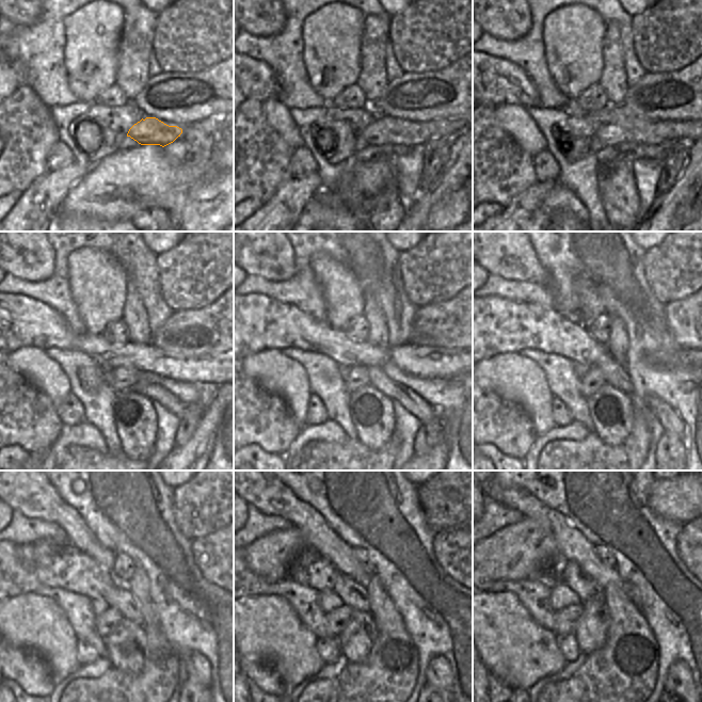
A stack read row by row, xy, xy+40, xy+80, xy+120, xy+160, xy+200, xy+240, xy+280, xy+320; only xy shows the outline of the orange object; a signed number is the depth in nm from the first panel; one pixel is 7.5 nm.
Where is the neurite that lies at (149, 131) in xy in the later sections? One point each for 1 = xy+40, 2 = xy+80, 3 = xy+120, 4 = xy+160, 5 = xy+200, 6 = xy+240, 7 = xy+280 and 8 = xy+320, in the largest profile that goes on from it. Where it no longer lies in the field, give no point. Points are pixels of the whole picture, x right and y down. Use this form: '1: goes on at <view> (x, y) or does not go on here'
1: goes on at xy+40 (377, 132)
2: goes on at xy+80 (610, 134)
3: goes on at xy+120 (124, 378)
4: goes on at xy+160 (356, 378)
5: goes on at xy+200 (593, 379)
6: goes on at xy+240 (105, 623)
7: goes on at xy+280 (337, 619)
8: goes on at xy+320 (565, 620)

